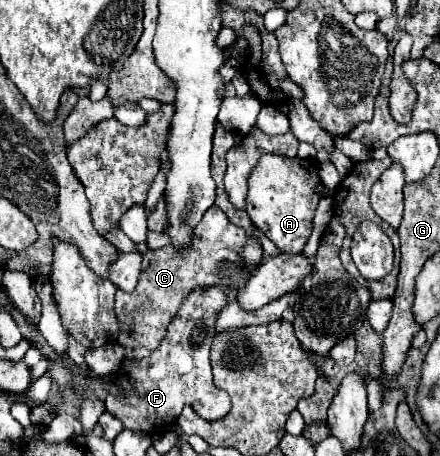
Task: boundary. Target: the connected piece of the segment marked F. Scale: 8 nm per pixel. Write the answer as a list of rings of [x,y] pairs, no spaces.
[[[212,286],[208,290],[192,292],[172,320],[166,338],[156,348],[154,354],[140,360],[126,360],[116,374],[114,382],[122,388],[120,394],[106,396],[106,410],[120,418],[126,428],[138,430],[150,436],[168,432],[182,412],[184,406],[202,404],[206,420],[220,420],[230,410],[230,396],[218,390],[212,380],[210,364],[210,344],[216,336],[214,322],[220,308],[228,302],[228,290]]]

